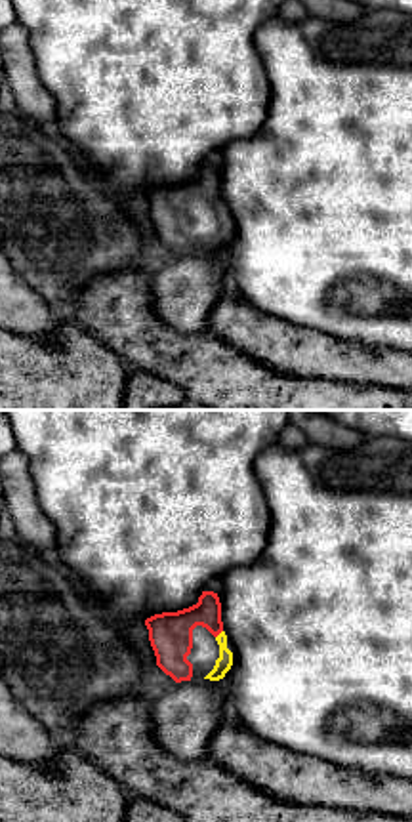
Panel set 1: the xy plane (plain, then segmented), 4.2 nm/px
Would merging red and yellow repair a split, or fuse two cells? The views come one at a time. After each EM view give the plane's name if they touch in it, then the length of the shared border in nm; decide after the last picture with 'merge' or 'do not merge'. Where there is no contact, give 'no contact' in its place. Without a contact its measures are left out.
meets red in xy; contact 50 nm long

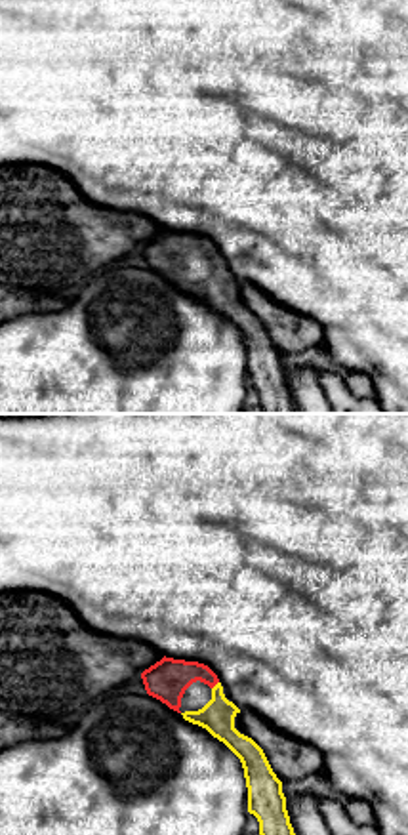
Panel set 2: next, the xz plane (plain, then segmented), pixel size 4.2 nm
meets red in xz; contact 50 nm long

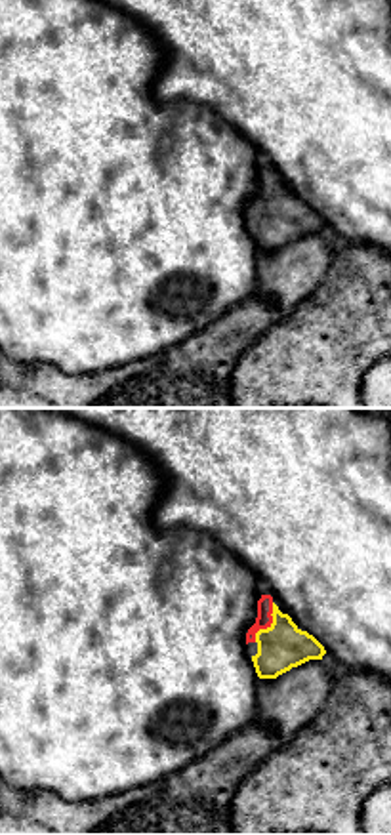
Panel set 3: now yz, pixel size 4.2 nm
meets red in yz; contact 190 nm long

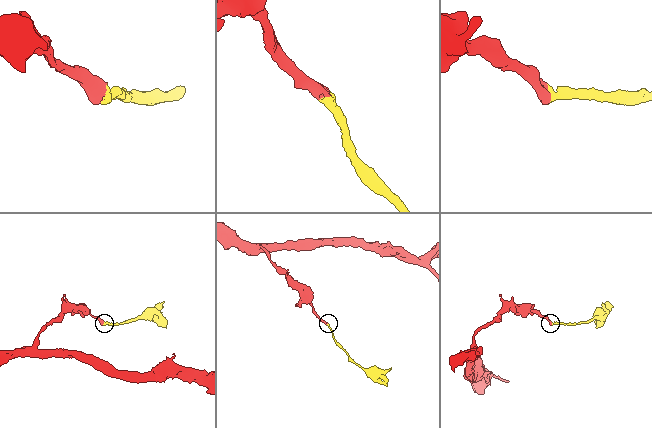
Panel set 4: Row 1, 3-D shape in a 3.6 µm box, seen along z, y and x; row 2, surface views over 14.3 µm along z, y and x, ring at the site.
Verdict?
merge

